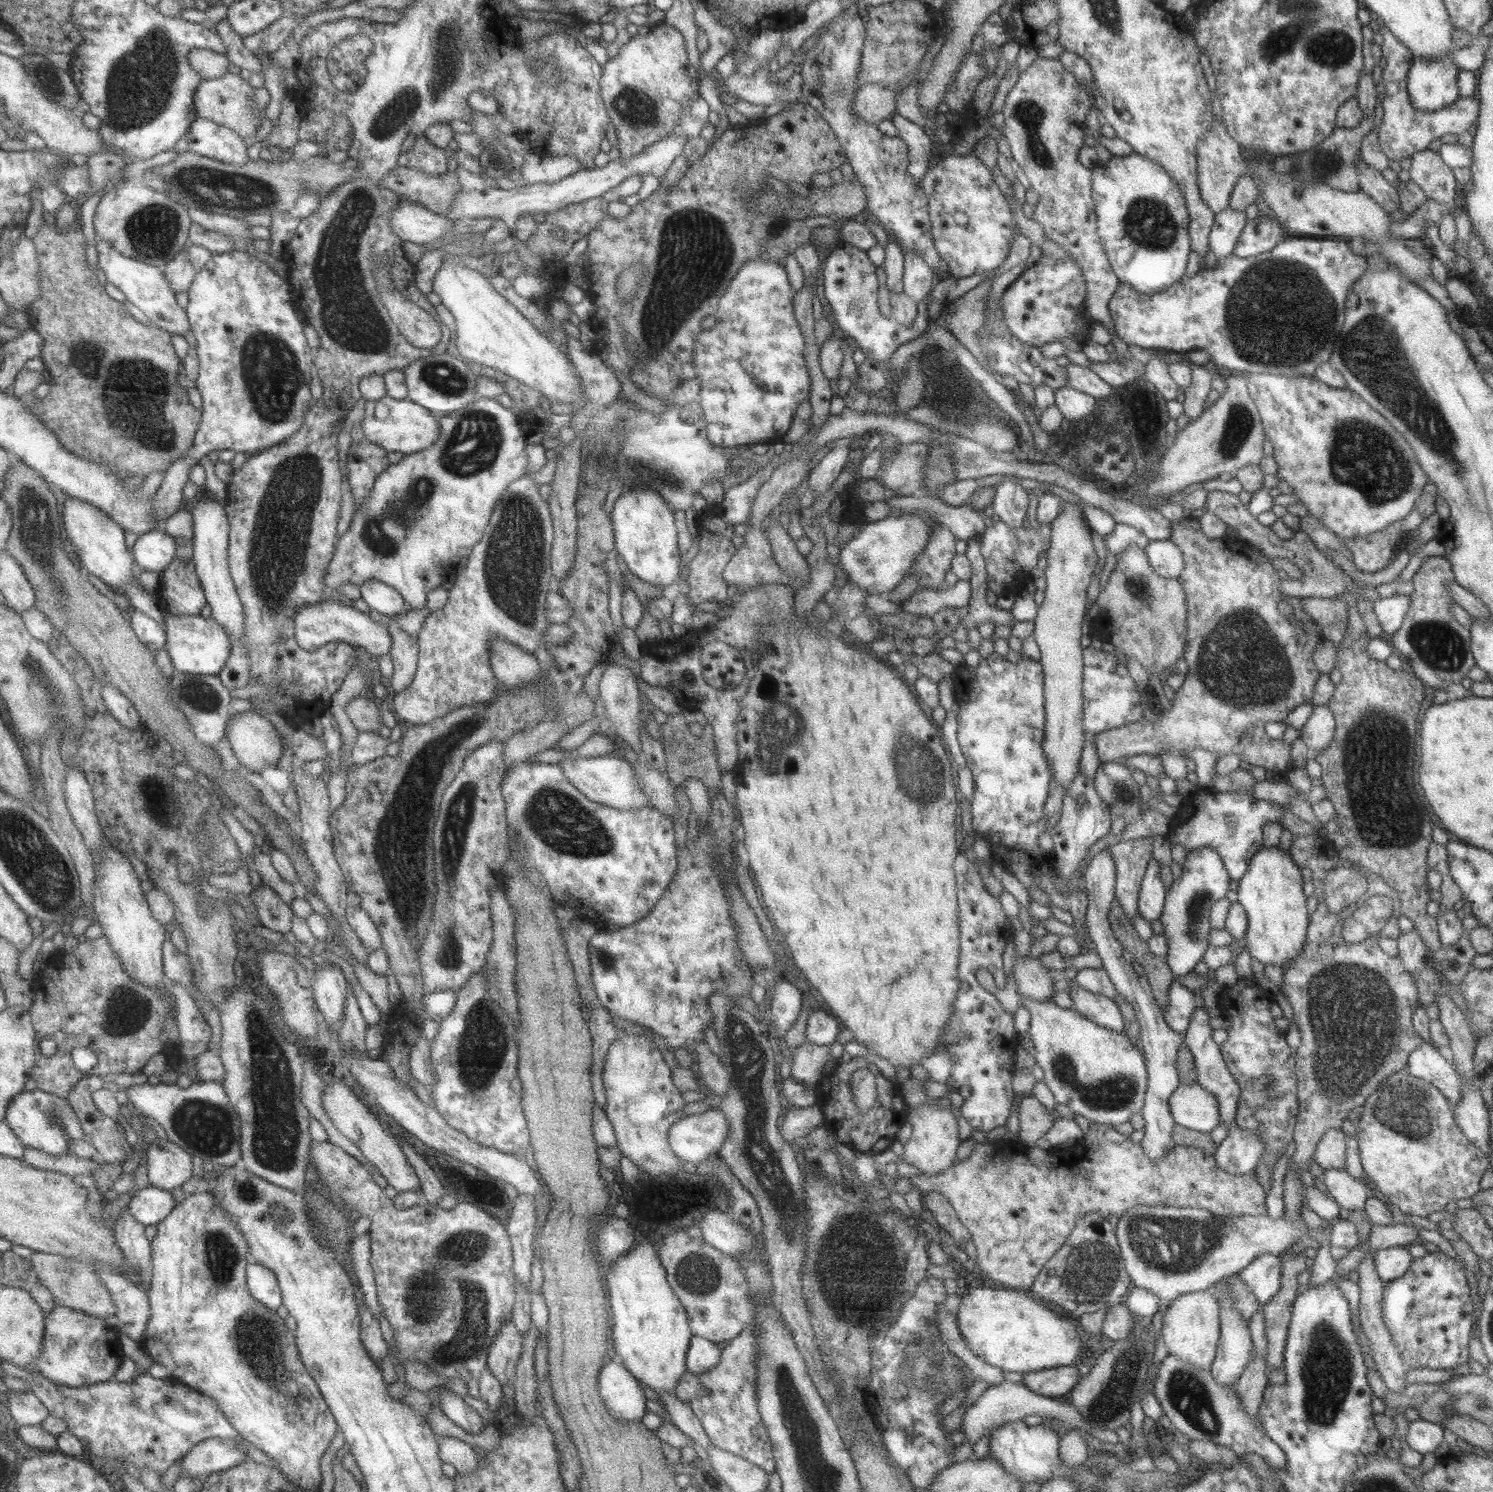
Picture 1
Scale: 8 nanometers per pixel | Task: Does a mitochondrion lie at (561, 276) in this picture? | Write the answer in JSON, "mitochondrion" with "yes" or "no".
{"mitochondrion":"no"}

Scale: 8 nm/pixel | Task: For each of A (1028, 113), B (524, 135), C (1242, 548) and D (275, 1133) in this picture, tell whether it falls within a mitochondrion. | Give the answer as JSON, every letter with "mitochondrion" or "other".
{"A":"mitochondrion","B":"other","C":"other","D":"mitochondrion"}

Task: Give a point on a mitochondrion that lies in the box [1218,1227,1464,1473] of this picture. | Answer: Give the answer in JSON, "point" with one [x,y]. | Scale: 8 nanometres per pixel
{"point":[1327,1366]}

